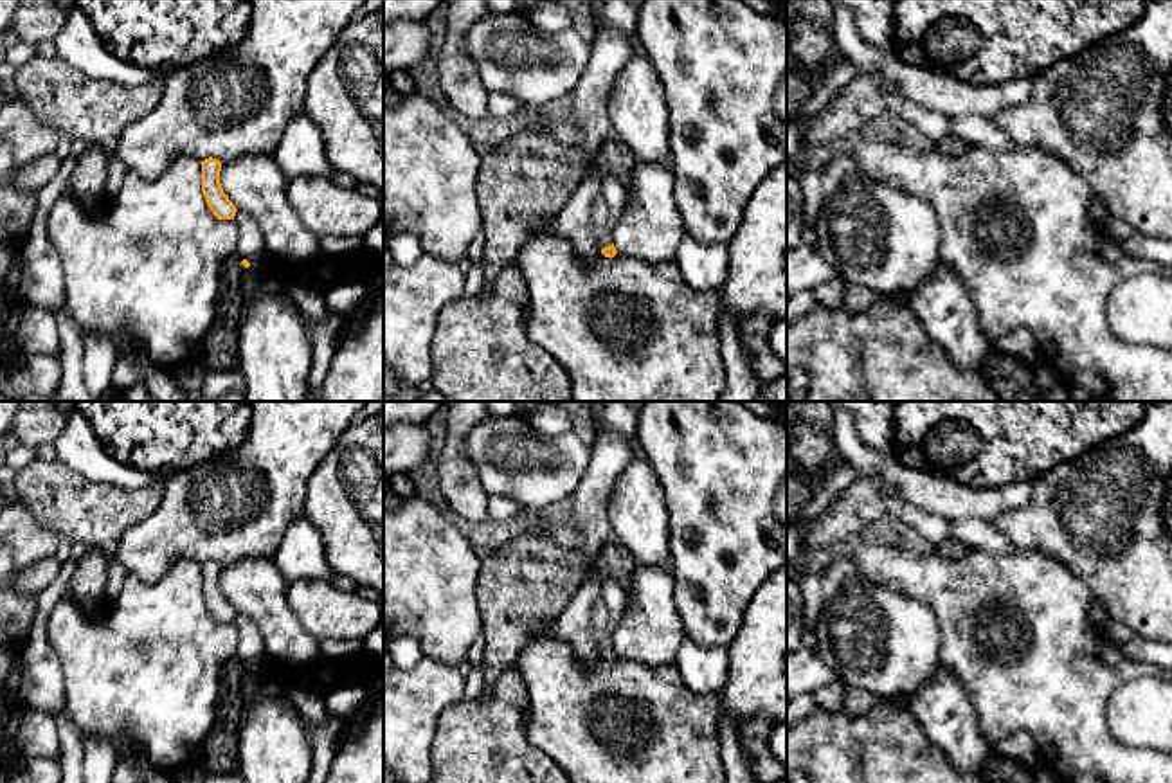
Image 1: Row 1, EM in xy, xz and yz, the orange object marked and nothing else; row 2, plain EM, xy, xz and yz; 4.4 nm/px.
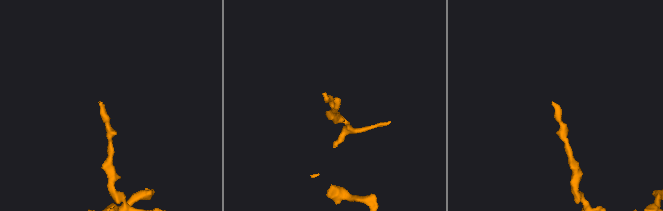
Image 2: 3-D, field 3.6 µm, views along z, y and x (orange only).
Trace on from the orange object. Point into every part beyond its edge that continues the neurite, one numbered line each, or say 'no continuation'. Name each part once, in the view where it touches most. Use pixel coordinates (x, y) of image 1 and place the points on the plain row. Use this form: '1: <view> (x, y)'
1: xz (600, 614)

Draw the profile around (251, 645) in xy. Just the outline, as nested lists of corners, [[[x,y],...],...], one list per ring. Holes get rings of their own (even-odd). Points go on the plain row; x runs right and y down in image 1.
[[[236,614],[234,623],[239,628],[238,659],[241,661],[241,664],[252,659],[265,659],[265,641],[257,625],[243,614]]]

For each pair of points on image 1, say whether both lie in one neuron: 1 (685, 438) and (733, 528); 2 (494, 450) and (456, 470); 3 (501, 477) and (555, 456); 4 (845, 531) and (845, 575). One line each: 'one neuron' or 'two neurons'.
1: one neuron
2: two neurons
3: one neuron
4: two neurons

